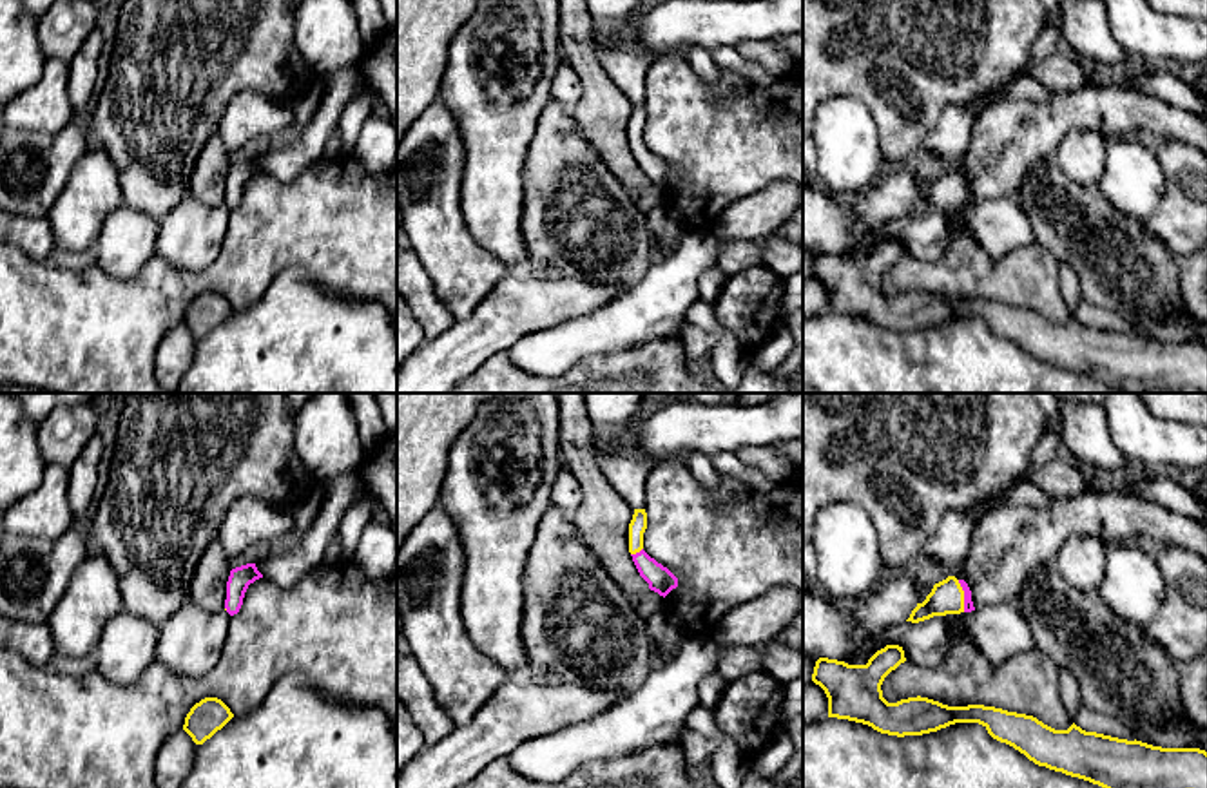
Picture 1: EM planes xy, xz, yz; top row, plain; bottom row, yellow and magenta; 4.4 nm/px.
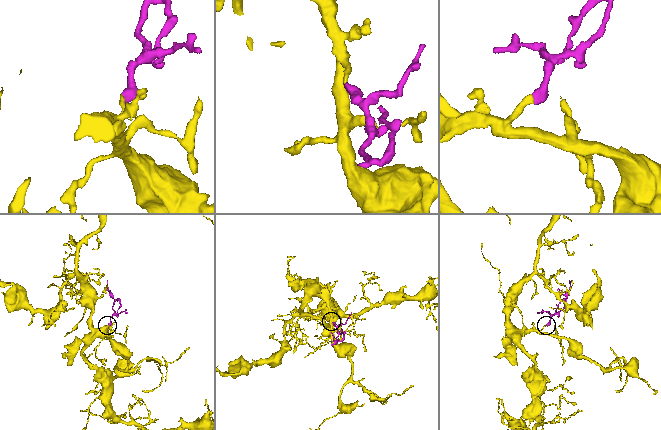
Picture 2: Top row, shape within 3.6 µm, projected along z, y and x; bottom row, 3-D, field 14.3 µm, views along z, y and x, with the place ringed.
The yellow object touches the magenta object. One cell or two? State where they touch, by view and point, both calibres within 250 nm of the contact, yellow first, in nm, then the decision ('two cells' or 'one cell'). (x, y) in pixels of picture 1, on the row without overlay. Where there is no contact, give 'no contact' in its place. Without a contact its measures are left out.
contact yz (963, 191); calibres 150 and 50 nm; one cell

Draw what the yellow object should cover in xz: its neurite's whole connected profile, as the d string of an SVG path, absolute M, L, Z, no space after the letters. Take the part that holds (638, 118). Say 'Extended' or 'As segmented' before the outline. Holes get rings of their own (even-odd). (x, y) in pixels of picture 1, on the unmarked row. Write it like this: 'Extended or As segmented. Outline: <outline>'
Extended. Outline: M634 103L632 114L629 118L629 147L640 170L649 178L649 183L665 192L672 183L678 181L678 172L643 145L645 123L645 103Z

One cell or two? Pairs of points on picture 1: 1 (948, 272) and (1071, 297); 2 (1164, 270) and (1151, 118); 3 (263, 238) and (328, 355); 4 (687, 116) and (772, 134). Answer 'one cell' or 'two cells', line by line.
1: two cells
2: two cells
3: two cells
4: one cell

